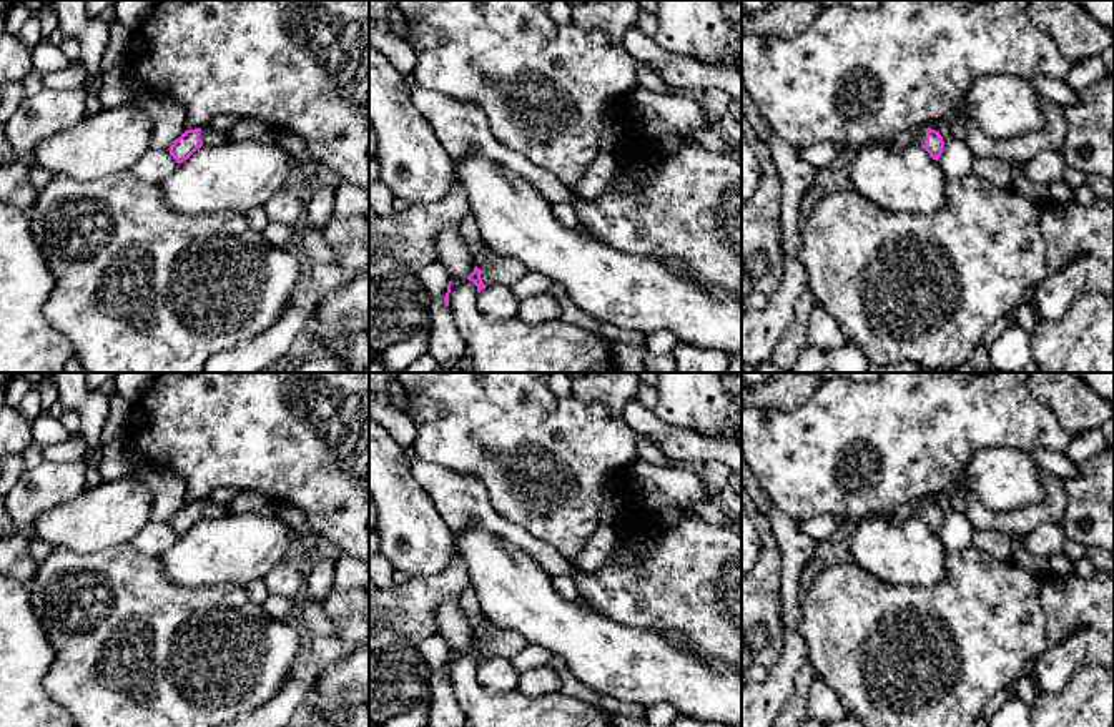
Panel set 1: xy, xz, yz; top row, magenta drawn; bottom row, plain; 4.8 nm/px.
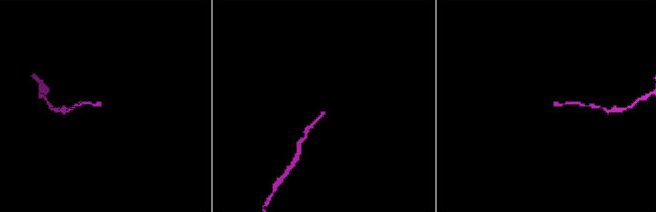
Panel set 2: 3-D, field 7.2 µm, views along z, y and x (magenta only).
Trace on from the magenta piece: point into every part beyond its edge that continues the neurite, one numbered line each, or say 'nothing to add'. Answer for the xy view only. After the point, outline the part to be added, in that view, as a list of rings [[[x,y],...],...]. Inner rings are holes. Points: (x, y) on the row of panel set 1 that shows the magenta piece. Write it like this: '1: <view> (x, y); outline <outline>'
1: xy (210, 137); outline [[[203,126],[200,131],[200,138],[203,145],[206,146],[219,146],[223,143],[231,141],[231,136],[228,133]]]

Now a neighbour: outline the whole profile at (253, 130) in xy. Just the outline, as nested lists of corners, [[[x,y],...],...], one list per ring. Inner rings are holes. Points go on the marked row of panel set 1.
[[[239,120],[228,135],[234,141],[251,140],[261,143],[273,143],[276,128],[258,120]]]

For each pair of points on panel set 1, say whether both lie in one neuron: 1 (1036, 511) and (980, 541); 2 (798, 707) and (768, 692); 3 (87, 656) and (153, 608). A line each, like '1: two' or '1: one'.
1: two
2: two
3: one

